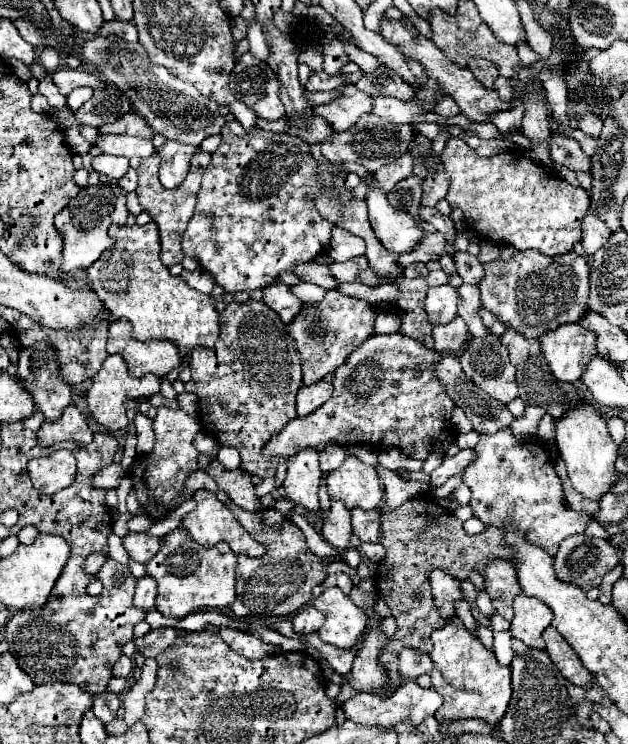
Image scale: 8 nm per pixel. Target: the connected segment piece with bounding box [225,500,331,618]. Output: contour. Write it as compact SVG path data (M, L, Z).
M231 500L225 502L229 510L235 514L239 524L263 546L267 548L265 556L261 558L249 558L239 556L237 564L237 576L235 576L235 588L237 588L237 600L233 604L233 614L237 618L287 618L295 612L299 612L303 606L311 602L311 588L321 584L327 576L327 566L331 560L317 558L307 542L303 532L281 512L265 508L257 512L247 512L243 508L237 508Z

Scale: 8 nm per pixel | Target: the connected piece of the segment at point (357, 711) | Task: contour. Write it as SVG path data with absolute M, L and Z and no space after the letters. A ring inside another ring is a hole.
M403 680L395 694L391 694L391 696L371 696L367 692L361 692L361 694L349 698L343 704L343 710L345 710L345 716L349 720L353 720L357 724L365 724L365 726L397 726L401 722L411 724L411 726L419 726L425 718L433 716L439 706L441 706L441 694L437 694L433 688L425 690L417 682Z

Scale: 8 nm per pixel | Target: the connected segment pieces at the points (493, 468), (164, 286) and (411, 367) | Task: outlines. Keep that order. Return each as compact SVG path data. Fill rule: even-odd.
M509 428L495 434L481 434L475 446L477 460L465 470L463 482L471 488L473 516L479 518L487 528L513 524L523 536L547 550L551 556L557 554L559 542L565 536L581 534L589 516L585 512L573 512L565 504L561 480L549 460L547 450L537 444L517 442Z
M157 224L145 226L115 226L111 228L115 248L123 256L101 256L89 268L89 280L99 300L115 318L127 318L133 324L133 338L137 340L171 340L181 352L195 346L211 348L219 336L217 310L211 296L193 292L181 276L171 276L169 268L159 258L159 230ZM107 286L127 286L123 292L107 292Z
M405 334L371 336L349 356L345 366L333 374L333 396L305 418L289 420L279 434L275 434L263 448L263 456L287 458L303 448L323 450L327 442L345 444L367 444L377 448L401 448L407 456L425 460L431 452L433 442L439 438L445 442L451 432L453 400L447 396L445 386L433 374L437 360L445 356L459 358L465 346L455 352L435 352L425 348L417 340Z

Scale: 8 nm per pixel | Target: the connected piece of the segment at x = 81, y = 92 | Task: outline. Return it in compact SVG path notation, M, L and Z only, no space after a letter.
M75 88L69 96L67 96L67 106L71 110L77 110L83 102L87 102L93 96L93 88Z

